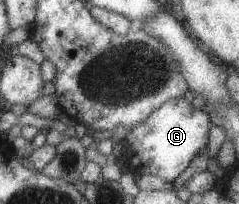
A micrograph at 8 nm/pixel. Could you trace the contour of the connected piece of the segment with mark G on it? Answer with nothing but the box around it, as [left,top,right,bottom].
[121,97,212,183]

